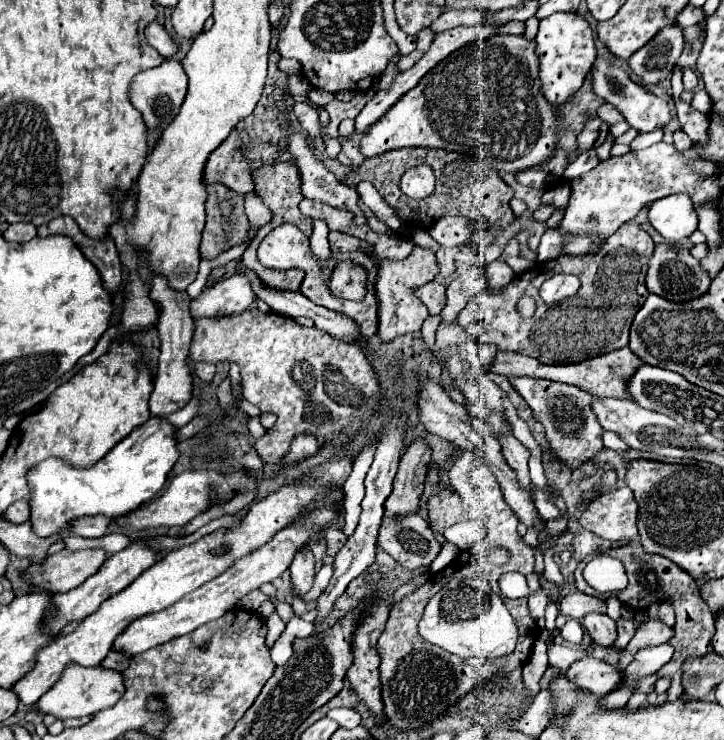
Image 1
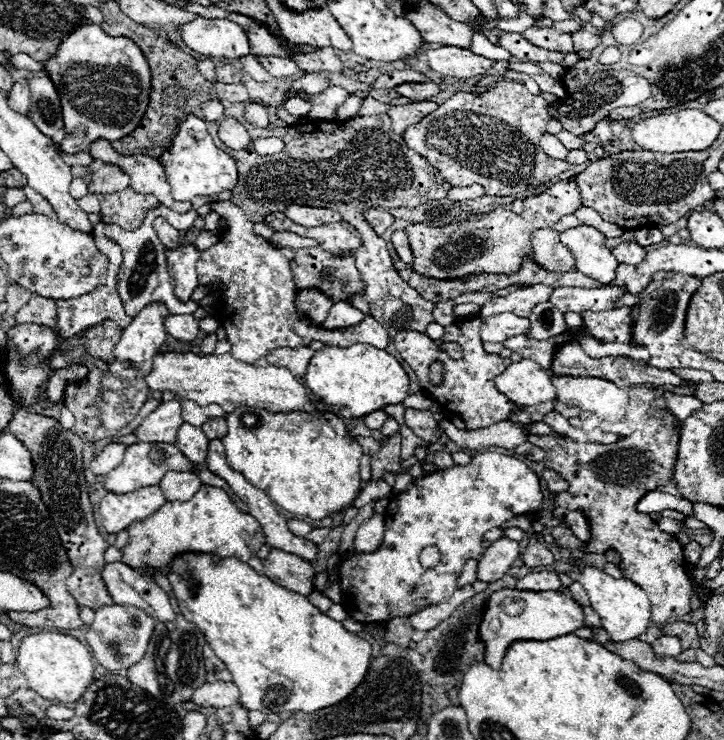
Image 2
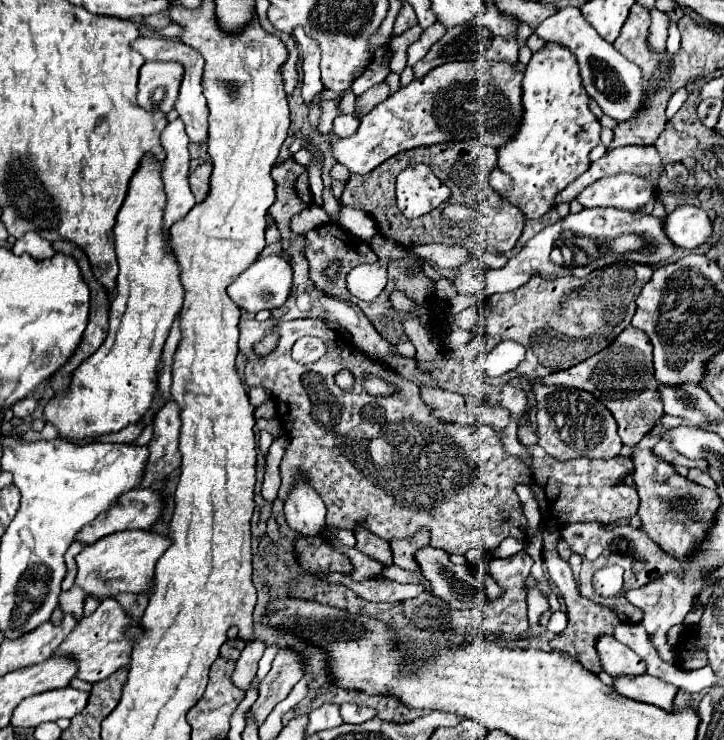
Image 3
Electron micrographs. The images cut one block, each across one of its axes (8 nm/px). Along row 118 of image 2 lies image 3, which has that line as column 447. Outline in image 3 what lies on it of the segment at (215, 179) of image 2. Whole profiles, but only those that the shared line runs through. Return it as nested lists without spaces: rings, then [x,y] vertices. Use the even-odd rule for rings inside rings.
[[[416,164],[400,172],[396,198],[404,216],[424,216],[450,198],[450,188],[440,182],[426,164]]]

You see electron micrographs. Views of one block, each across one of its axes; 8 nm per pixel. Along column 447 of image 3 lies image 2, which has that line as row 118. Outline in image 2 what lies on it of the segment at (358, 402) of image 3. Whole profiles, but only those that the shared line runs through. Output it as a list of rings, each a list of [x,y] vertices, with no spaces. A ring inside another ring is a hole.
[[[502,80],[498,86],[482,92],[480,96],[474,92],[456,92],[452,98],[444,100],[438,110],[424,116],[418,124],[408,126],[402,138],[412,150],[436,166],[452,186],[480,184],[488,190],[488,196],[514,196],[524,190],[534,190],[570,168],[566,160],[548,158],[538,144],[540,136],[546,132],[548,120],[548,104],[542,96],[530,94],[520,82]]]

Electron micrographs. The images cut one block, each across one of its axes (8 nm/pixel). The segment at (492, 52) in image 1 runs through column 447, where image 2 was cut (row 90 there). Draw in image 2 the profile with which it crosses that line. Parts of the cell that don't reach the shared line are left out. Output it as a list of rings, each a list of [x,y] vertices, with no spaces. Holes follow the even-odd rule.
[[[82,24],[76,32],[72,32],[64,42],[60,44],[60,50],[56,56],[48,62],[44,62],[48,76],[52,78],[60,102],[62,102],[62,116],[64,116],[64,126],[66,126],[66,138],[60,142],[62,150],[68,154],[74,152],[88,152],[90,144],[96,138],[106,138],[106,140],[120,140],[128,136],[144,118],[144,112],[148,108],[150,100],[150,68],[140,52],[140,48],[128,40],[128,38],[112,38],[104,30],[100,30],[98,24]]]

